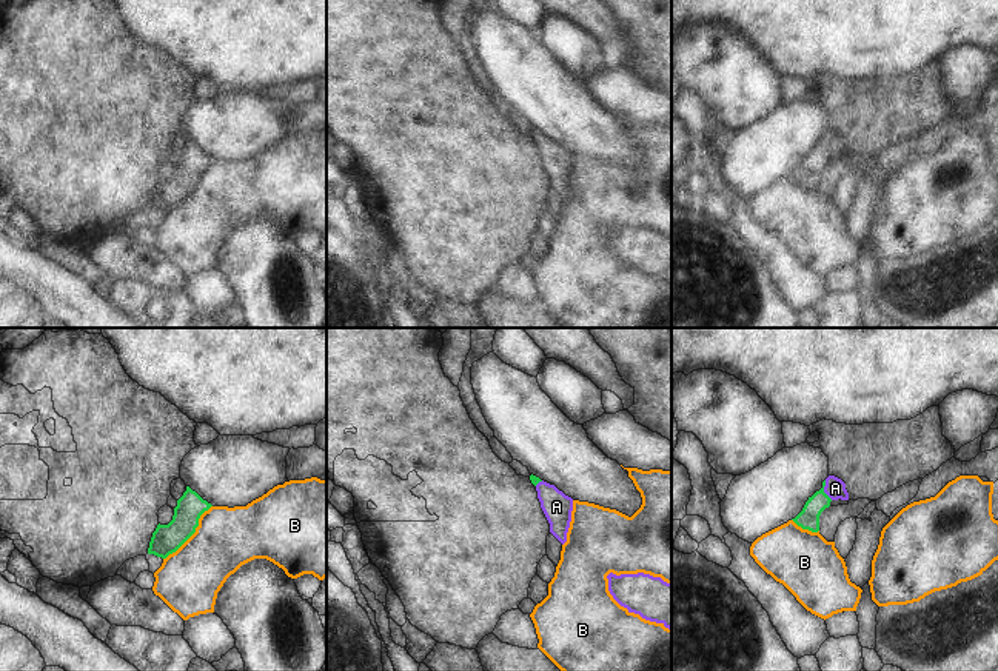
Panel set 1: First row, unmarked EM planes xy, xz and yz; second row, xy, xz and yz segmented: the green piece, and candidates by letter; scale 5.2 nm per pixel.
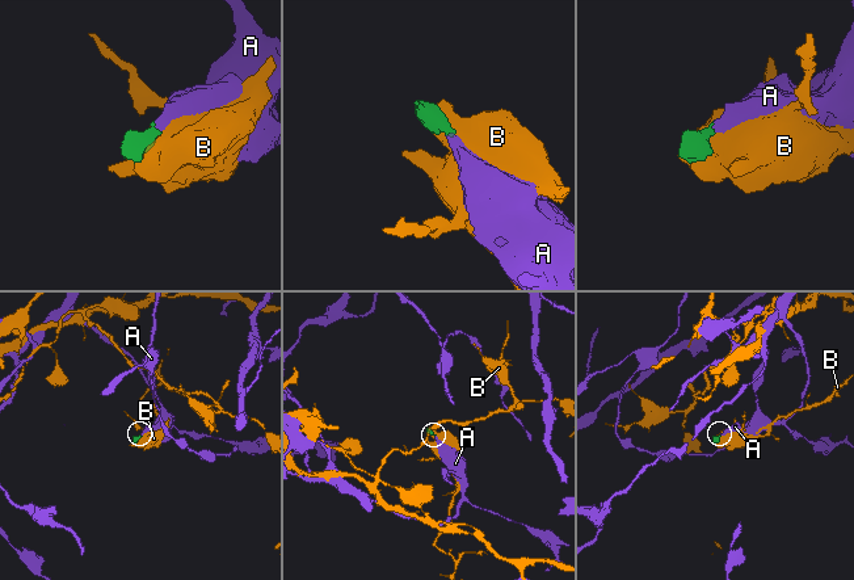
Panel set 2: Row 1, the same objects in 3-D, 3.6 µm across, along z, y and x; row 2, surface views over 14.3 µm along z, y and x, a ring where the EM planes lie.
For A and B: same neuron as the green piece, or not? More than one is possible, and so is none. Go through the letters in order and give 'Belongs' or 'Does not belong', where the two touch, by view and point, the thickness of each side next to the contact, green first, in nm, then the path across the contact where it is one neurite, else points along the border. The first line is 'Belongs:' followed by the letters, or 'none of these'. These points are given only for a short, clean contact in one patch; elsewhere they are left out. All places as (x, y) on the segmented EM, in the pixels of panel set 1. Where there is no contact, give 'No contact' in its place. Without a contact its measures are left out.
Belongs: A
A: Belongs. Touches green at yz (823, 490). Thickness 110 nm (green) against 110 nm. Path across: yz (809, 517), (823, 497), (823, 490), (835, 488)
B: Does not belong. Touches green at xy (191, 534). Thickness 160 nm (green) against 320 nm

